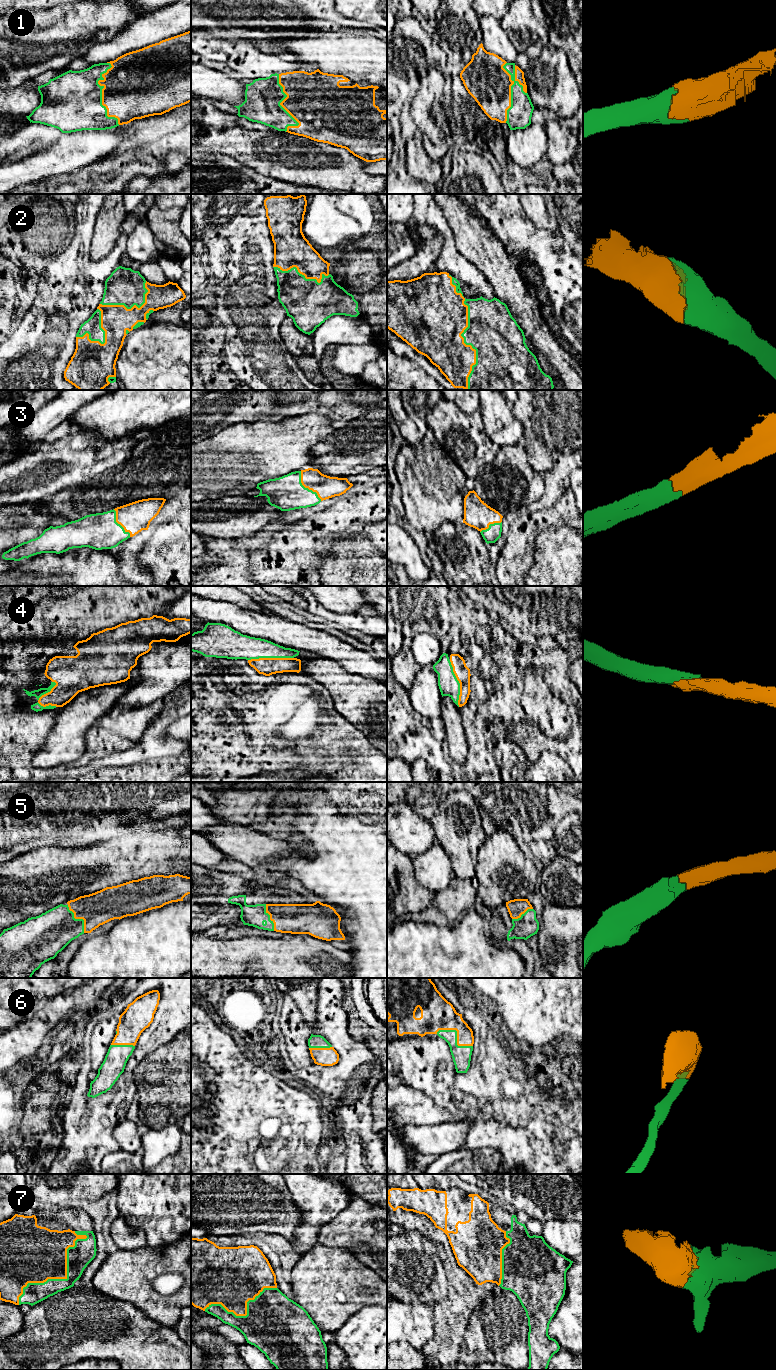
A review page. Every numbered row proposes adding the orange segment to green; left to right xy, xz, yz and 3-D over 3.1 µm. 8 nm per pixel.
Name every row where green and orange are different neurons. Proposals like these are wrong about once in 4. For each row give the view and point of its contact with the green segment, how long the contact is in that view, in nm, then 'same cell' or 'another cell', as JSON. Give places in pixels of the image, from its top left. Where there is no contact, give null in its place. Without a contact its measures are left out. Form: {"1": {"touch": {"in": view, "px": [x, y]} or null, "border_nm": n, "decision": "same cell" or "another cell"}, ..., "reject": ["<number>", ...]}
{"1": {"touch": {"in": "yz", "px": [511, 92]}, "border_nm": 480, "decision": "same cell"}, "2": {"touch": {"in": "yz", "px": [463, 332]}, "border_nm": 950, "decision": "same cell"}, "3": {"touch": {"in": "xz", "px": [306, 488]}, "border_nm": 300, "decision": "same cell"}, "4": {"touch": {"in": "yz", "px": [459, 683]}, "border_nm": 380, "decision": "same cell"}, "5": {"touch": {"in": "xy", "px": [79, 919]}, "border_nm": 260, "decision": "same cell"}, "6": {"touch": {"in": "yz", "px": [456, 1035]}, "border_nm": 320, "decision": "same cell"}, "7": {"touch": {"in": "xy", "px": [63, 1279]}, "border_nm": 800, "decision": "same cell"}, "reject": []}

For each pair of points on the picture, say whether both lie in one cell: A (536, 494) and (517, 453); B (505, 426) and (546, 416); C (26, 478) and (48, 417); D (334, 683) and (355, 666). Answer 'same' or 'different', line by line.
A: same
B: different
C: different
D: different

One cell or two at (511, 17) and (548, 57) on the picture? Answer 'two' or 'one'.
two

